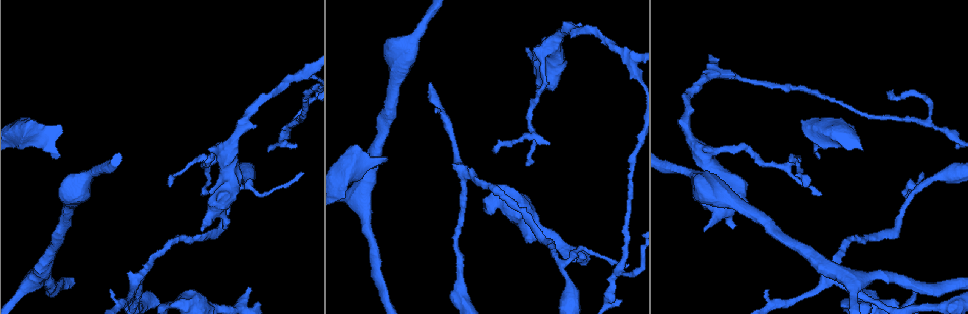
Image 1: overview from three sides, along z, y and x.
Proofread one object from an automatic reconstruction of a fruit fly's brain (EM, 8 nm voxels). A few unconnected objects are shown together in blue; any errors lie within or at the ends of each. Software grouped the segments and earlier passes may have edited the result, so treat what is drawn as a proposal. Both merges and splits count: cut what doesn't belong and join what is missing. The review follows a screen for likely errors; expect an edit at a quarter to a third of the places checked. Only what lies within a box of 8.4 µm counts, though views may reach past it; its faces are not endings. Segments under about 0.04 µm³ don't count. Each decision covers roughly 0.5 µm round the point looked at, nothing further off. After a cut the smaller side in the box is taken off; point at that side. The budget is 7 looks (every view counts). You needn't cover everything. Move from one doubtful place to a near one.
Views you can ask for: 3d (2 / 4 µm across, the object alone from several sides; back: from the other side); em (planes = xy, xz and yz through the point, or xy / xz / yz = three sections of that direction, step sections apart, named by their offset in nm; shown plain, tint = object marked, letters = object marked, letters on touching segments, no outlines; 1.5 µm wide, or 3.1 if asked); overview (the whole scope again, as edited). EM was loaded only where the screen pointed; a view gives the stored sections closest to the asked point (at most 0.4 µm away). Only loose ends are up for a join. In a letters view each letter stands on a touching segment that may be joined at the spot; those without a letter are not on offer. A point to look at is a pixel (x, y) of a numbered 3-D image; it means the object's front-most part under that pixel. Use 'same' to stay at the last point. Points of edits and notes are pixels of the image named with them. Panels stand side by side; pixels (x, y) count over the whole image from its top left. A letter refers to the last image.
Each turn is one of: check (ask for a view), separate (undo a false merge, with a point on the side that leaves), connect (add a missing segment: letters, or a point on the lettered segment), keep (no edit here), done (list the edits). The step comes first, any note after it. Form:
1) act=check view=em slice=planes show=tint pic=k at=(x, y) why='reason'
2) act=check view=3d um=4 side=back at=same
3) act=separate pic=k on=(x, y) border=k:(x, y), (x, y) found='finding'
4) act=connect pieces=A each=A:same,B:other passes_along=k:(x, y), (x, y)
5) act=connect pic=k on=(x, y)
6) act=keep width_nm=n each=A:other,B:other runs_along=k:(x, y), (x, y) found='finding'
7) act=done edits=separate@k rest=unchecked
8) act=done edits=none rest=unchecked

act=check view=em slice=planes show=letters pic=1 at=(144, 273) why='branch point'

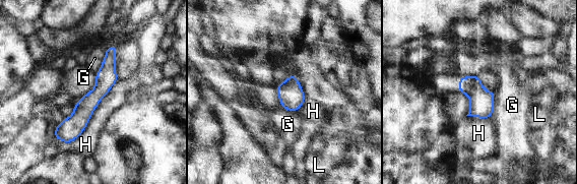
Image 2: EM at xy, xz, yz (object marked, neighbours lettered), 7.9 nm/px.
act=keep width_nm=160 each=G:other,H:other,L:other border=2:(118, 80), (79, 135), (55, 139) found='all the same neuron'

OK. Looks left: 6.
act=check view=em slice=planes show=letters pic=1 at=(249, 288) why='branch stops here'

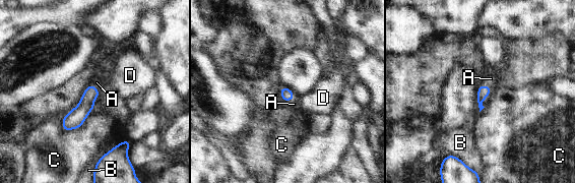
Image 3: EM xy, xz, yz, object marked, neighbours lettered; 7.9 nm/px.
act=connect pieces=A each=A:same,B:other,C:other,D:other passes_along=3:(483, 90), (490, 92), (491, 78) found='the neuron continues'

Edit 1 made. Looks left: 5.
act=check view=overview

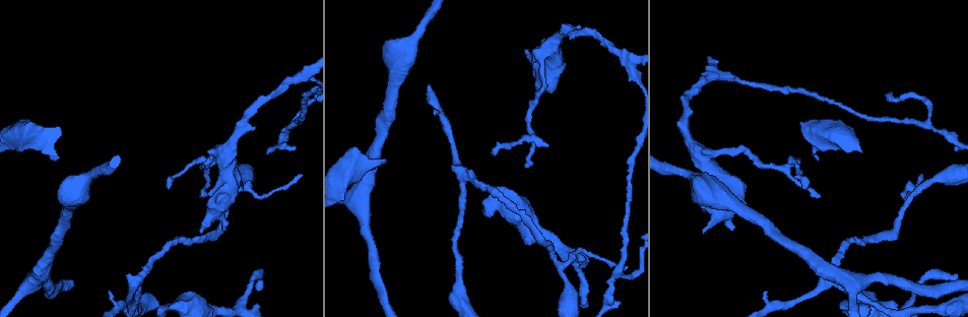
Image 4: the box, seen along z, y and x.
act=check view=em slice=planes show=plain pic=4 at=(817, 198) why='thin end'

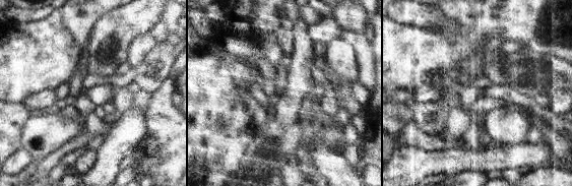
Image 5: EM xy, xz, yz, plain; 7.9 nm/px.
act=check view=em slice=planes show=letters at=same

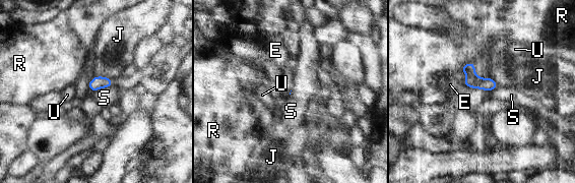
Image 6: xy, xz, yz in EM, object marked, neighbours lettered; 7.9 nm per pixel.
act=keep each=E:other,J:other,R:other,S:other,U:other found='no lettered segment goes on from it'

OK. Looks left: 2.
act=done edits=connect@3 rest=unchecked

